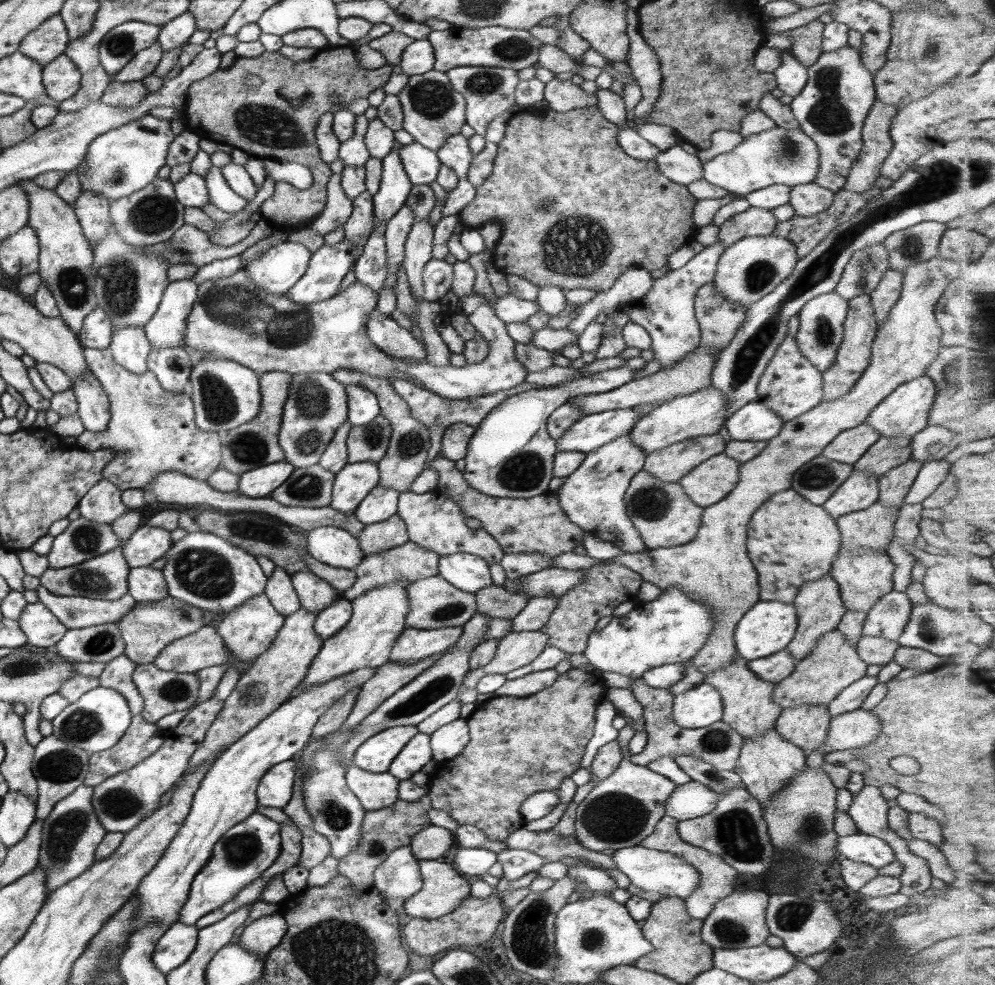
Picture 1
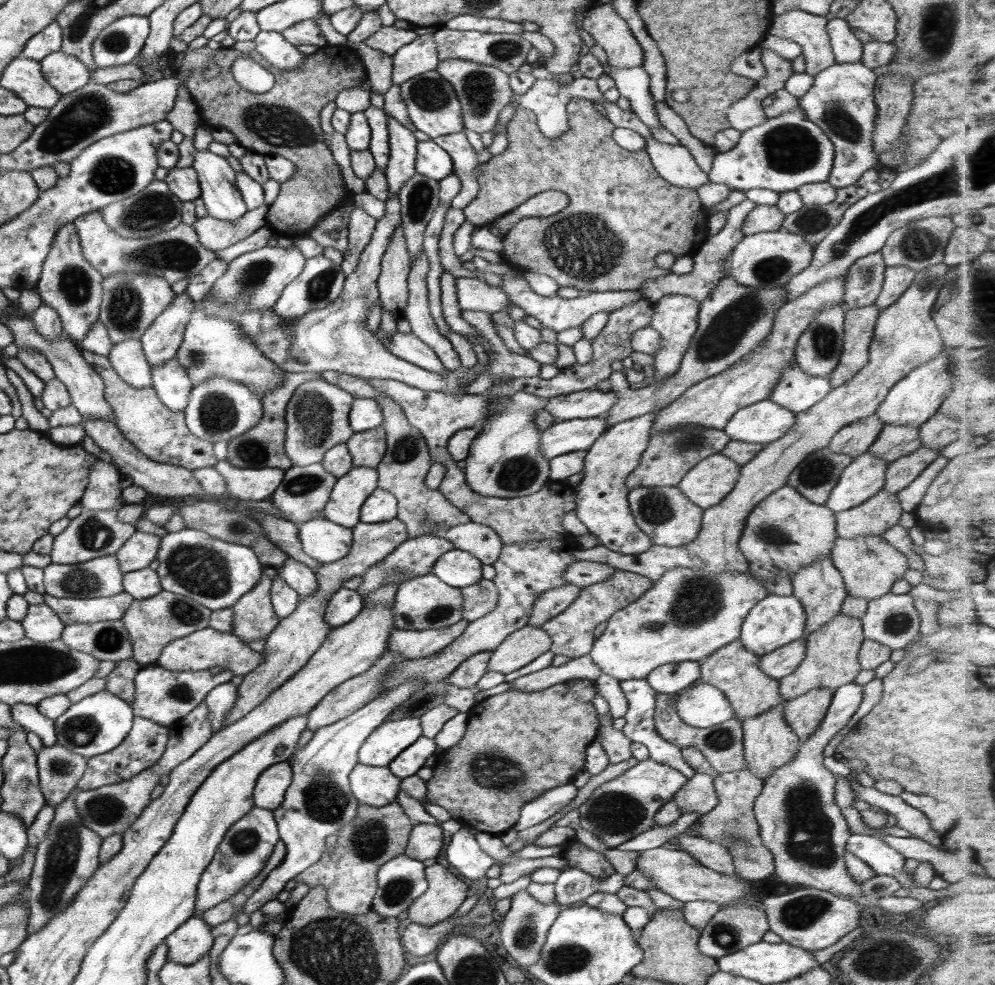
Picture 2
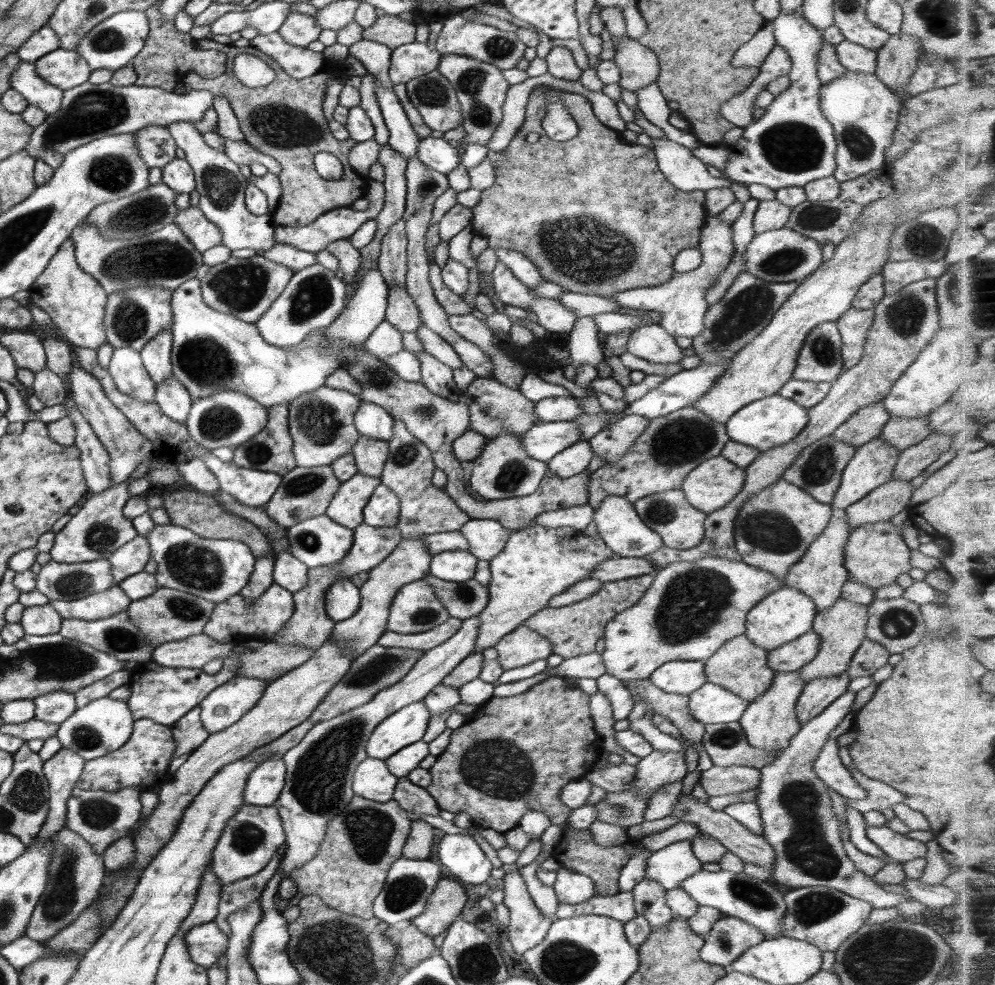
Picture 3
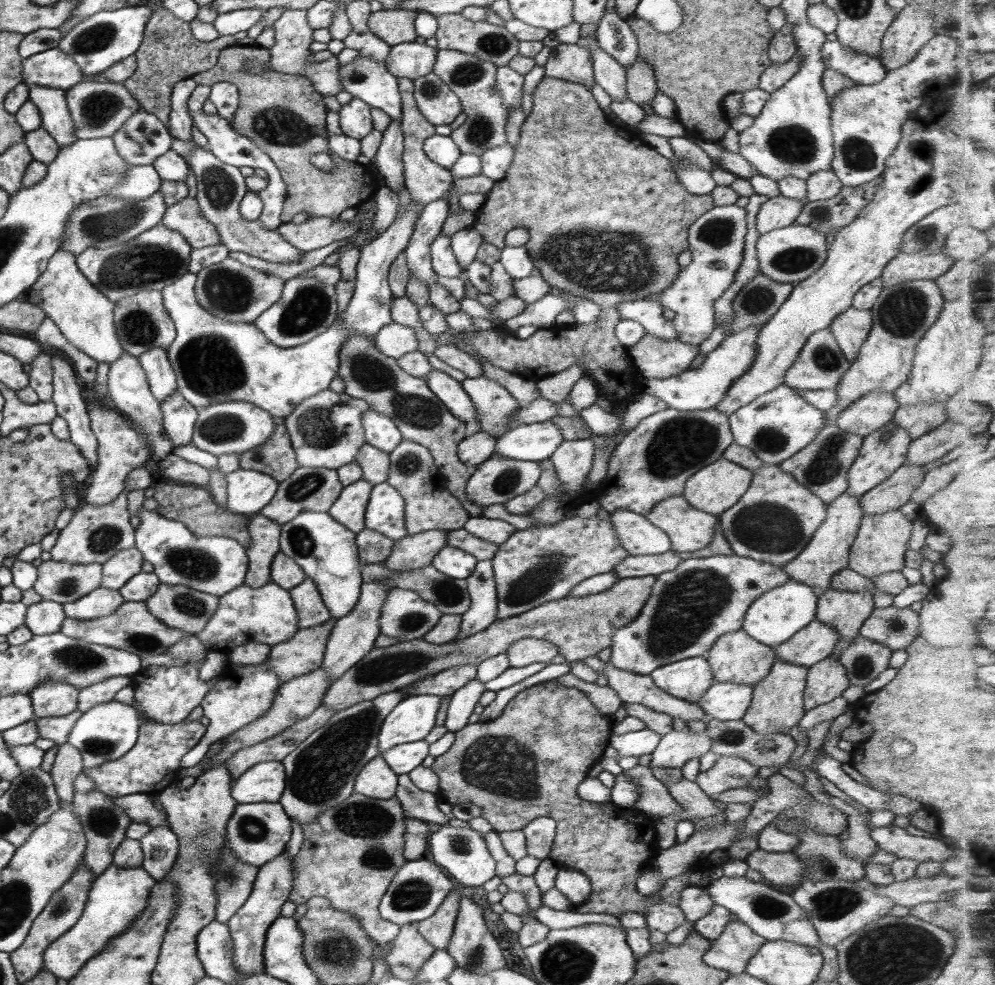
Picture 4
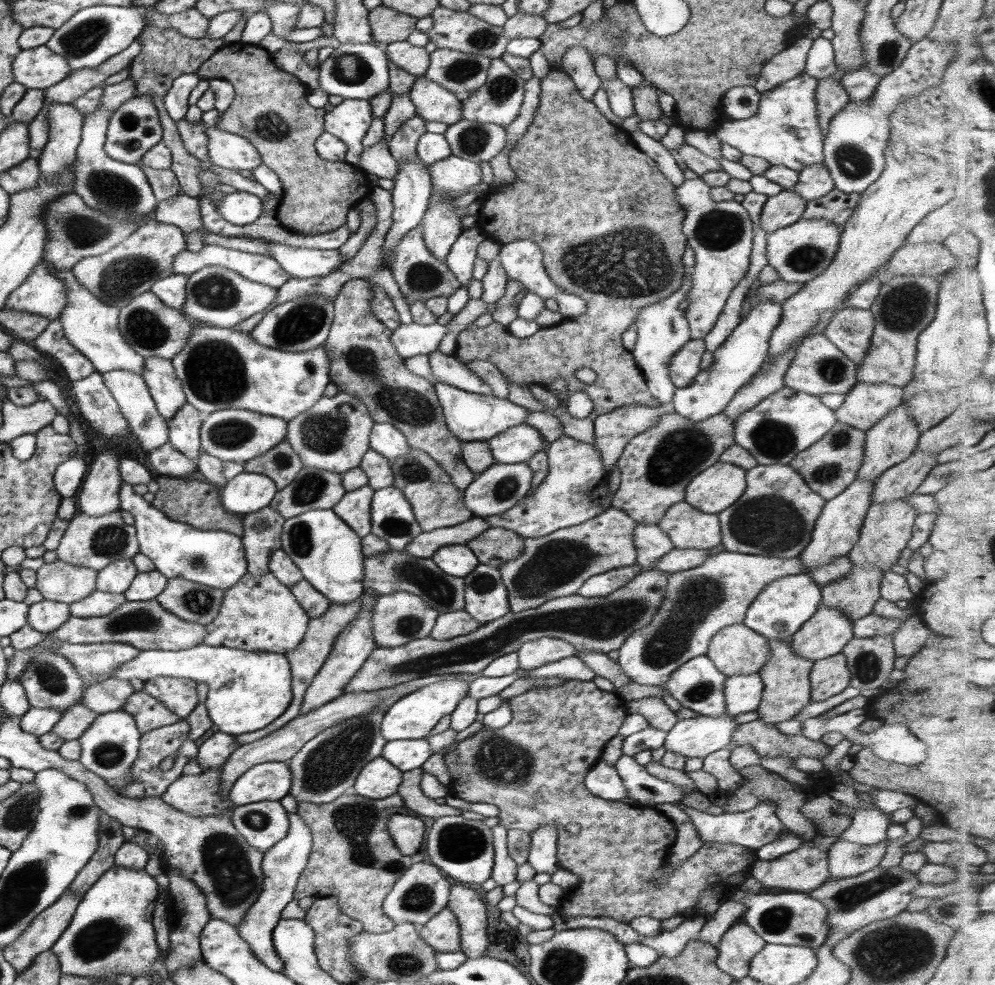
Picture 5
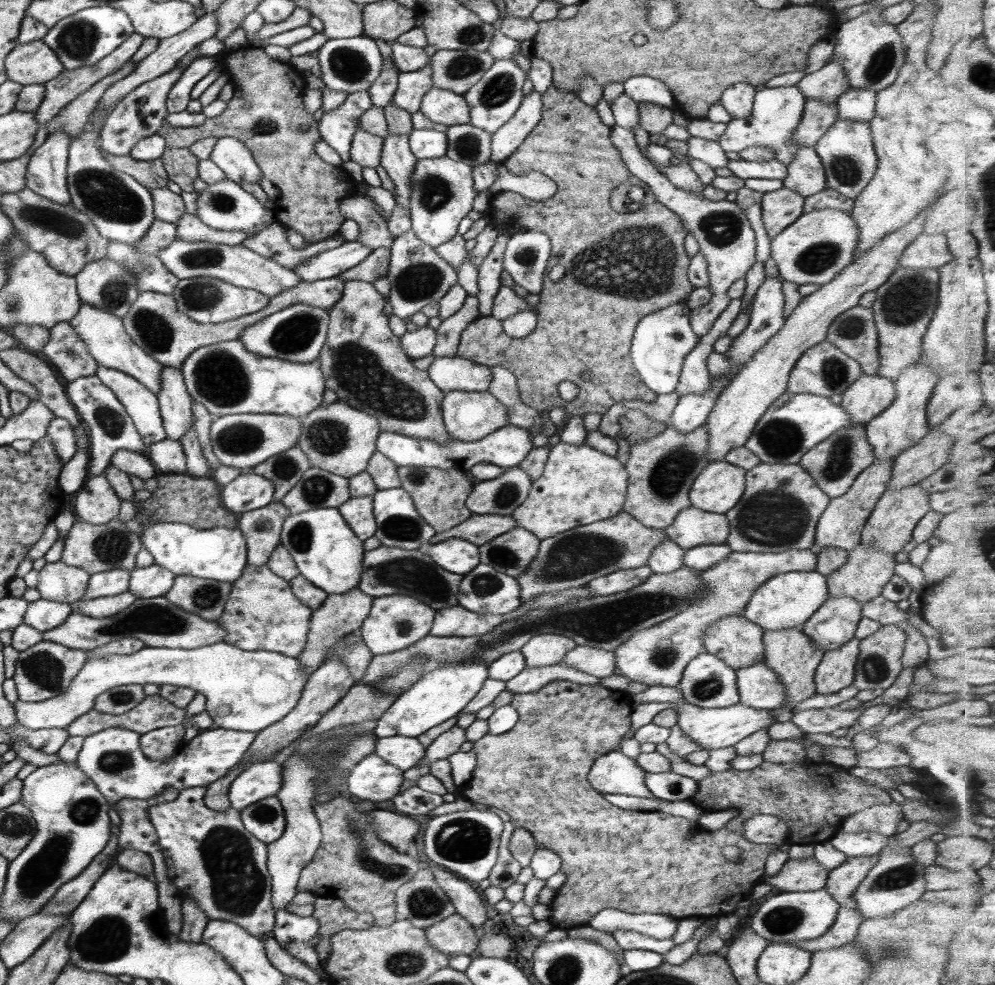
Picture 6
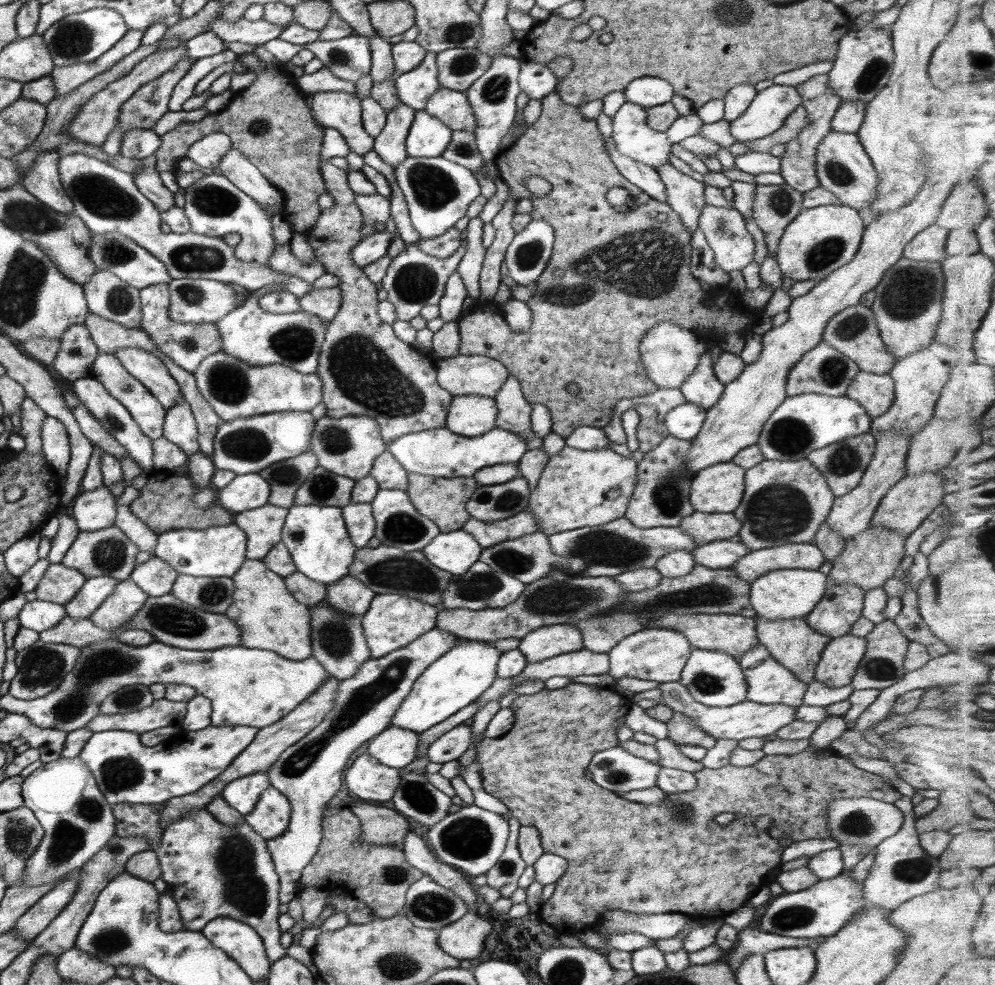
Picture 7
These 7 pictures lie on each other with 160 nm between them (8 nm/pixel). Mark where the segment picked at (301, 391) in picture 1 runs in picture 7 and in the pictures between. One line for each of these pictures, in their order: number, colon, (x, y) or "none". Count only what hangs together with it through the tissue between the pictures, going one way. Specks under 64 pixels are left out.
2: (317, 416)
3: (321, 423)
4: (326, 431)
5: (333, 435)
6: (337, 438)
7: (348, 445)

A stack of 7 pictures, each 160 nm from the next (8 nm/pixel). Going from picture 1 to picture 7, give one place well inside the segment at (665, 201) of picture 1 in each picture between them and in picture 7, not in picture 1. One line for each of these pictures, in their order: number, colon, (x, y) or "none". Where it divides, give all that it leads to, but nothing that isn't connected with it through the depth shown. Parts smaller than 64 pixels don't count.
2: (645, 214)
3: (531, 207)
4: (625, 187)
5: (571, 148)
6: (580, 326)
7: (639, 262)

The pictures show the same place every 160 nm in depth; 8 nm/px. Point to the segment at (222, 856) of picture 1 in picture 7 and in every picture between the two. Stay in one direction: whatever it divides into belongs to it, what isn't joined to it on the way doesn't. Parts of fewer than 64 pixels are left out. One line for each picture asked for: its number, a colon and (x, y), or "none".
2: (247, 845)
3: (251, 837)
4: (258, 832)
5: (263, 824)
6: (265, 819)
7: (270, 818)

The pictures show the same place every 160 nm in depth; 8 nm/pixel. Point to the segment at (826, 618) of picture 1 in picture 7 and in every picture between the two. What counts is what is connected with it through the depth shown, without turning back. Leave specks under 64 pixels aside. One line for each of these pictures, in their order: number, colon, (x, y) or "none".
2: (820, 588)
3: (820, 574)
4: (827, 552)
5: (837, 529)
6: (841, 524)
7: (851, 514)

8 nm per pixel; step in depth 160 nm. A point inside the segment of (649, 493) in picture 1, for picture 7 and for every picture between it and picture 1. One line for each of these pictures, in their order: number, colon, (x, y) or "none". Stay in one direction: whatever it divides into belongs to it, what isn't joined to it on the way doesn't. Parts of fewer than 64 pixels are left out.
2: (665, 514)
3: (668, 513)
4: (689, 529)
5: (687, 527)
6: (691, 527)
7: (703, 527)

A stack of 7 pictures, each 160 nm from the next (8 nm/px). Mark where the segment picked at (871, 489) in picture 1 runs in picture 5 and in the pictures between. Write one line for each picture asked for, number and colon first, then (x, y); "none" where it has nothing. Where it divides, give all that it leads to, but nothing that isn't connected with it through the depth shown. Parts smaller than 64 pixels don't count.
2: (865, 476)
3: (872, 465)
4: (883, 451)
5: (893, 439)

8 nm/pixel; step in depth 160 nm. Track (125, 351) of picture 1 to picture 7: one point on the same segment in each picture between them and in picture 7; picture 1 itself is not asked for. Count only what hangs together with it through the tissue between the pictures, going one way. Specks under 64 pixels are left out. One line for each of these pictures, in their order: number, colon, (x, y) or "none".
2: (127, 358)
3: (129, 374)
4: (127, 384)
5: (132, 395)
6: (142, 406)
7: (147, 411)

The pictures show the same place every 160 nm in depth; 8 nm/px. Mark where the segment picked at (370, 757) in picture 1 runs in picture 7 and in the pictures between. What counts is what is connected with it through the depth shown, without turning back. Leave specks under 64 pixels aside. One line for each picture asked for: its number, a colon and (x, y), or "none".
2: (386, 742)
3: (407, 726)
4: (411, 719)
5: (411, 717)
6: (441, 694)
7: (460, 676)

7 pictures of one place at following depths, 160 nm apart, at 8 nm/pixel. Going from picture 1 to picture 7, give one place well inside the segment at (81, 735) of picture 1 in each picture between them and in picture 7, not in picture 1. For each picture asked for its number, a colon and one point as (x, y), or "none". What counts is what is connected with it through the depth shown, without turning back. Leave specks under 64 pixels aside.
2: (97, 724)
3: (104, 725)
4: (107, 731)
5: (109, 748)
6: (112, 758)
7: (125, 770)

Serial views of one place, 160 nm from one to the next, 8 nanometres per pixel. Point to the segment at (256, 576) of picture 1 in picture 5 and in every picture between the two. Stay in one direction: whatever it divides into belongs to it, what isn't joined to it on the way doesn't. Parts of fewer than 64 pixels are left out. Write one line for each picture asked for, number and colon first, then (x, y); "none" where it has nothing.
2: (215, 573)
3: (214, 569)
4: (215, 565)
5: (217, 559)

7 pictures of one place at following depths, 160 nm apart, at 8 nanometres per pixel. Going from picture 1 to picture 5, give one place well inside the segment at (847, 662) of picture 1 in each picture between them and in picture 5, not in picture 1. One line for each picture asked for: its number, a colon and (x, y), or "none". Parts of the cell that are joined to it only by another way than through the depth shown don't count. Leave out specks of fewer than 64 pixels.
2: (831, 660)
3: (841, 628)
4: (845, 611)
5: (855, 595)

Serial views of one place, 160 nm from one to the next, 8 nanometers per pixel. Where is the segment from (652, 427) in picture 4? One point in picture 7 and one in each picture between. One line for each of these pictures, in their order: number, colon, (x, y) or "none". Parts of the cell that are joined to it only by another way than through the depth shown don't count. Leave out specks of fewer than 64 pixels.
5: (656, 465)
6: (661, 470)
7: (660, 499)

